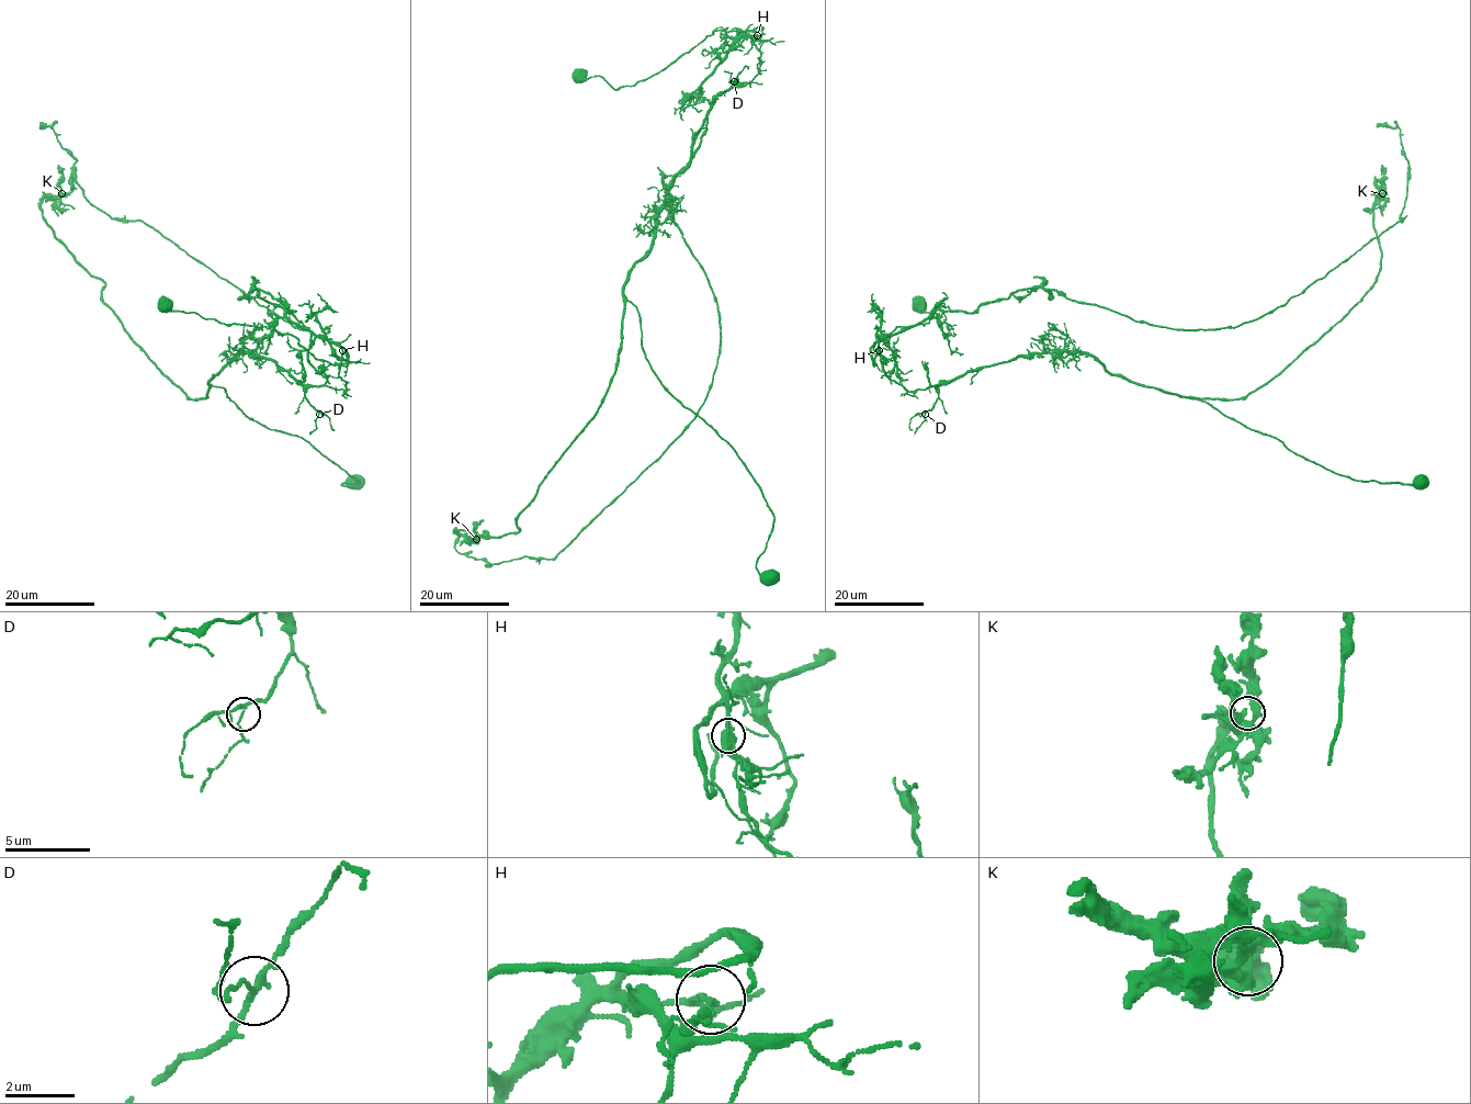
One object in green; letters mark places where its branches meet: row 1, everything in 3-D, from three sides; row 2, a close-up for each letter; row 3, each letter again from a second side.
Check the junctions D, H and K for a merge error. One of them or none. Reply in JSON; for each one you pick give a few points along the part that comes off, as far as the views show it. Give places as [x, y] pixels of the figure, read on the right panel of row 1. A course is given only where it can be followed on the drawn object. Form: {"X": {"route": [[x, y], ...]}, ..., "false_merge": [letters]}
{"H": {"route": [[878, 349], [938, 310], [973, 313], [1034, 288], [1168, 328], [1262, 317], [1403, 221], [1401, 130], [1376, 125]]}, "false_merge": ["H"]}

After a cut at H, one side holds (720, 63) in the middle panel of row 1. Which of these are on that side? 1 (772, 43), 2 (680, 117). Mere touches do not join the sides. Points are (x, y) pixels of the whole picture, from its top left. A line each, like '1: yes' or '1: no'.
1: yes
2: yes

